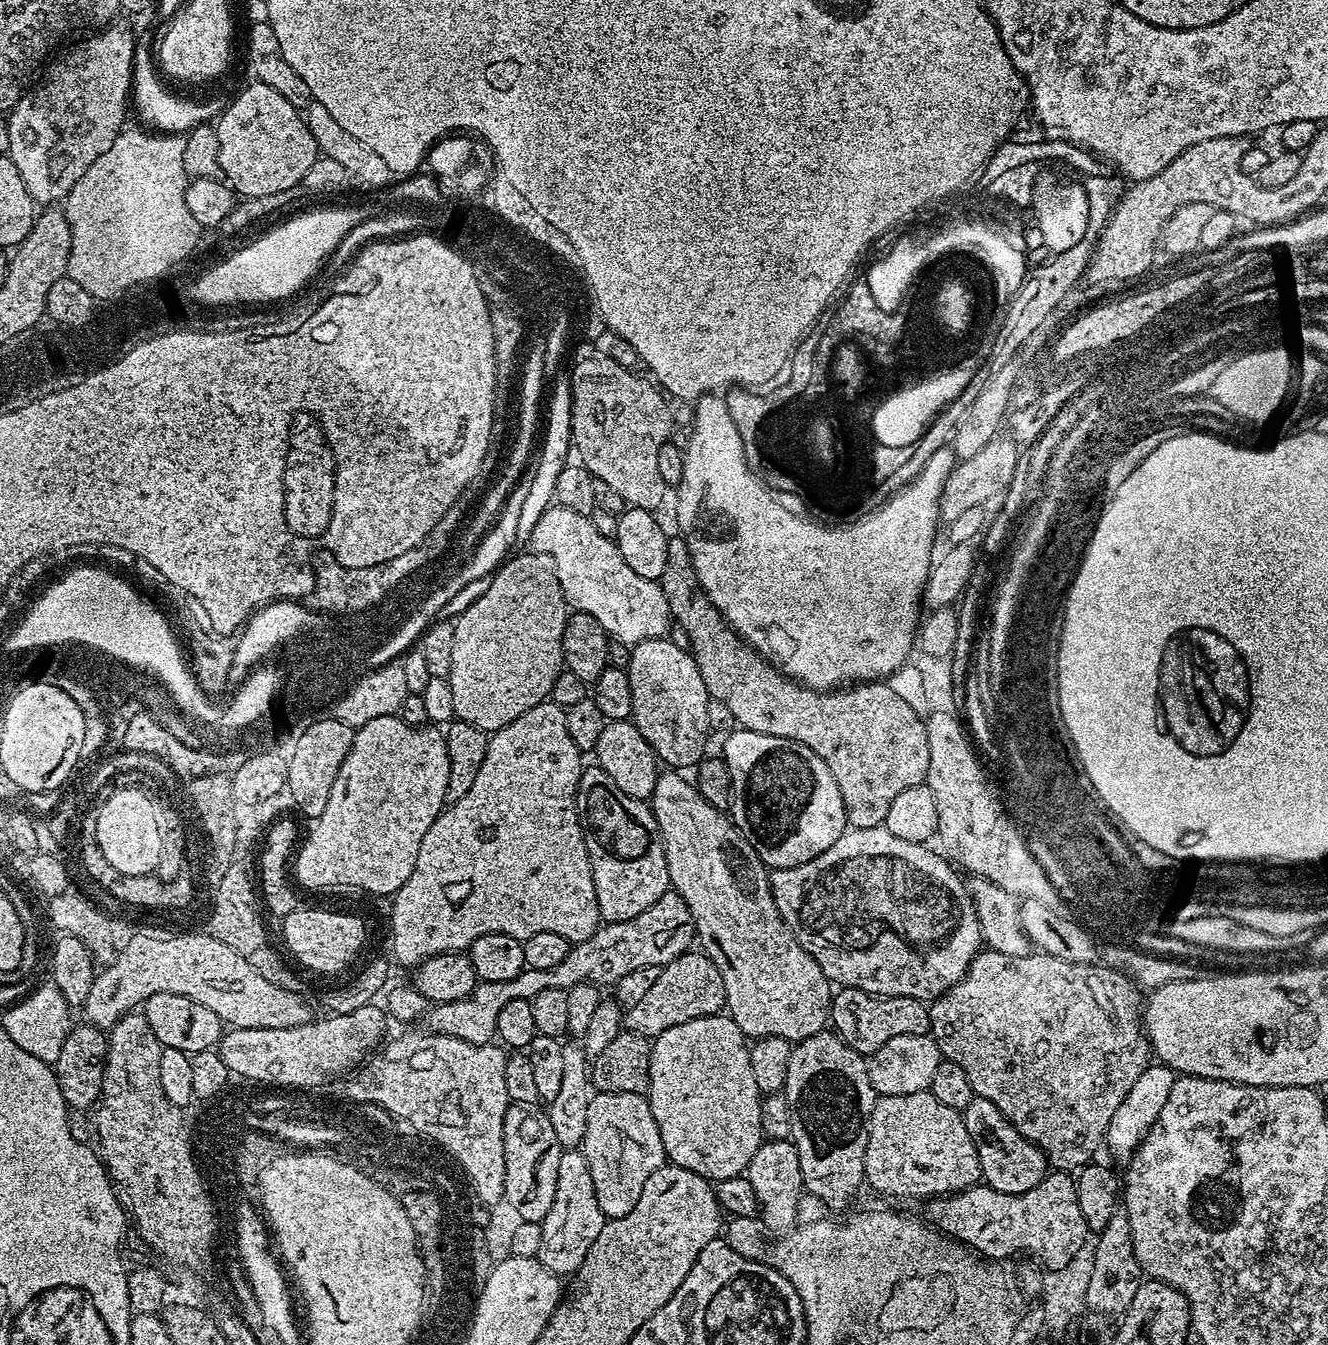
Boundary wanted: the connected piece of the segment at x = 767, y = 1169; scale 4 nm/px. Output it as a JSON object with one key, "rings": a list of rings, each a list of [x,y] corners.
{"rings":[[[765,1139],[758,1146],[758,1150],[754,1150],[754,1158],[750,1158],[746,1175],[756,1195],[763,1227],[769,1233],[776,1232],[772,1234],[783,1234],[789,1231],[797,1223],[796,1211],[800,1208],[800,1192],[802,1196],[805,1191],[802,1162],[798,1162],[796,1145],[791,1139]]]}

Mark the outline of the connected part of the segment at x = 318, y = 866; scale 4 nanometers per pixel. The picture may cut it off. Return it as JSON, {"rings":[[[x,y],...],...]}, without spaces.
{"rings":[[[399,714],[395,716],[383,716],[366,722],[362,727],[355,729],[356,737],[350,746],[350,754],[342,762],[334,782],[330,786],[330,798],[326,798],[326,810],[315,817],[312,829],[308,837],[303,837],[298,851],[294,856],[294,880],[304,888],[328,888],[331,884],[341,884],[344,888],[361,888],[364,892],[373,892],[376,896],[391,897],[404,885],[406,878],[410,878],[414,870],[414,862],[418,862],[418,846],[422,838],[426,838],[426,830],[440,817],[448,800],[448,783],[450,782],[450,758],[446,750],[444,733],[436,726],[408,725]]]}

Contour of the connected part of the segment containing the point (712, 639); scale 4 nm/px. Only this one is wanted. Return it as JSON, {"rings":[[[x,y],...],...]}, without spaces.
{"rings":[[[679,534],[673,535],[668,541],[666,567],[662,569],[659,582],[662,594],[666,594],[675,627],[686,632],[686,638],[689,639],[688,651],[692,653],[698,666],[698,674],[702,674],[702,682],[706,682],[709,697],[723,702],[733,712],[739,727],[758,734],[770,734],[774,738],[790,738],[802,746],[810,746],[810,750],[814,750],[814,754],[818,754],[818,758],[822,758],[822,762],[830,766],[830,774],[834,774],[838,790],[842,790],[846,818],[852,828],[881,827],[894,798],[898,798],[902,790],[910,790],[910,786],[918,786],[927,781],[930,742],[925,717],[915,713],[905,699],[898,698],[888,683],[861,682],[839,690],[821,690],[807,688],[799,680],[790,679],[749,646],[728,625],[714,602],[710,602],[698,582],[698,574],[694,574],[690,550],[684,537]]]}

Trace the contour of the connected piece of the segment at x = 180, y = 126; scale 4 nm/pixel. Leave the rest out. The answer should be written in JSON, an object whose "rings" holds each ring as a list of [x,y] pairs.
{"rings":[[[141,35],[135,44],[134,66],[132,67],[132,95],[130,97],[133,111],[144,122],[145,127],[157,133],[186,134],[201,124],[209,123],[223,112],[224,102],[212,98],[209,102],[196,102],[190,98],[182,98],[162,84],[159,69],[154,57],[154,42]]]}

